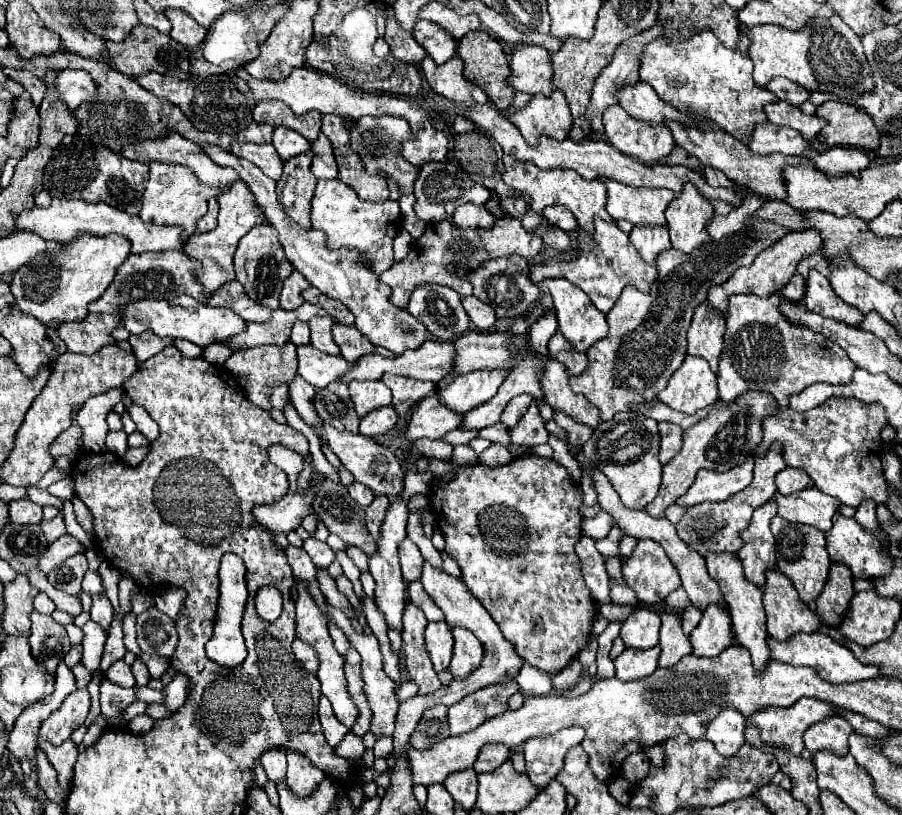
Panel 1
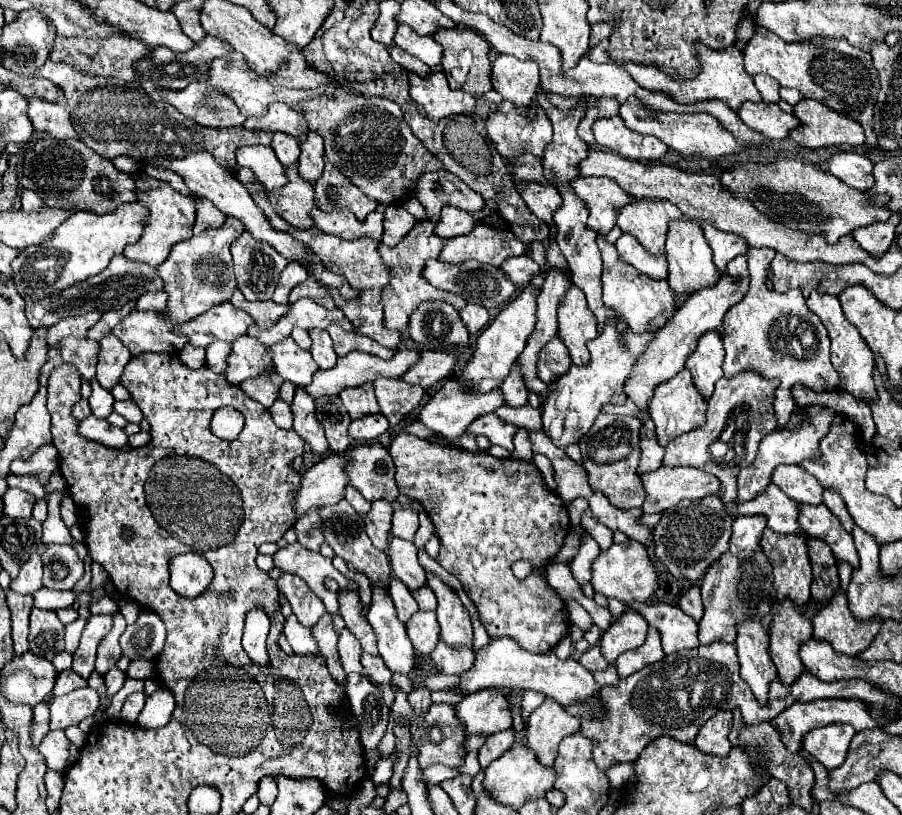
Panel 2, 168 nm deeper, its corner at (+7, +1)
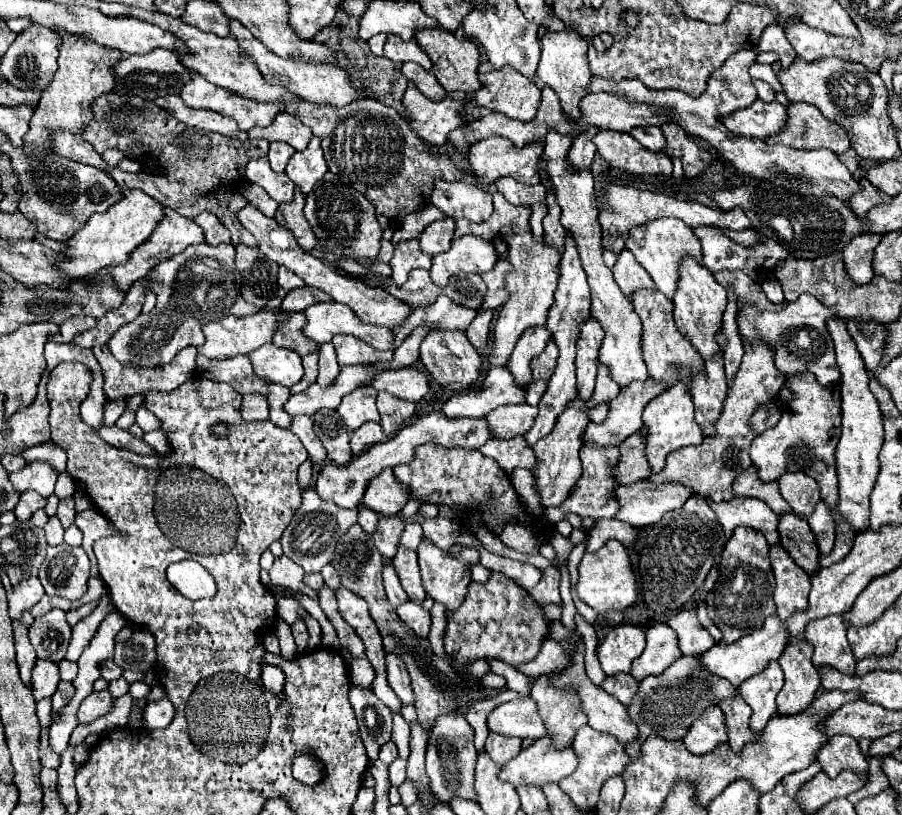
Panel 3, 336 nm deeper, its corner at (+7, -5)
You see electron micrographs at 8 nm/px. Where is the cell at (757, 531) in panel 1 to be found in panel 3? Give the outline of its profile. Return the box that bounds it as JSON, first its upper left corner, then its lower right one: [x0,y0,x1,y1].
[706,527,776,643]

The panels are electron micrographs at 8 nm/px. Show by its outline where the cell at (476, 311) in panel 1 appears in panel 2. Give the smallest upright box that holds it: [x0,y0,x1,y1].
[460,305,490,335]

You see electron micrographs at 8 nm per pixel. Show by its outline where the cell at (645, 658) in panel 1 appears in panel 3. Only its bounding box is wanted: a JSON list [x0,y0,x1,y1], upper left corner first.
[630,623,682,681]

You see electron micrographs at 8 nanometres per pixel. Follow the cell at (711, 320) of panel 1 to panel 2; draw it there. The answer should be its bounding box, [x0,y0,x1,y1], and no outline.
[686,331,724,401]

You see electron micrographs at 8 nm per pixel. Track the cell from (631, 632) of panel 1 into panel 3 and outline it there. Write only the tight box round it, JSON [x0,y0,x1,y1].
[598,623,646,675]

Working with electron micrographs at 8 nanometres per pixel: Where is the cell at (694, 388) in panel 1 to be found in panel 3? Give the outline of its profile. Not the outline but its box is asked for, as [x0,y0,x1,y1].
[644,383,704,473]

